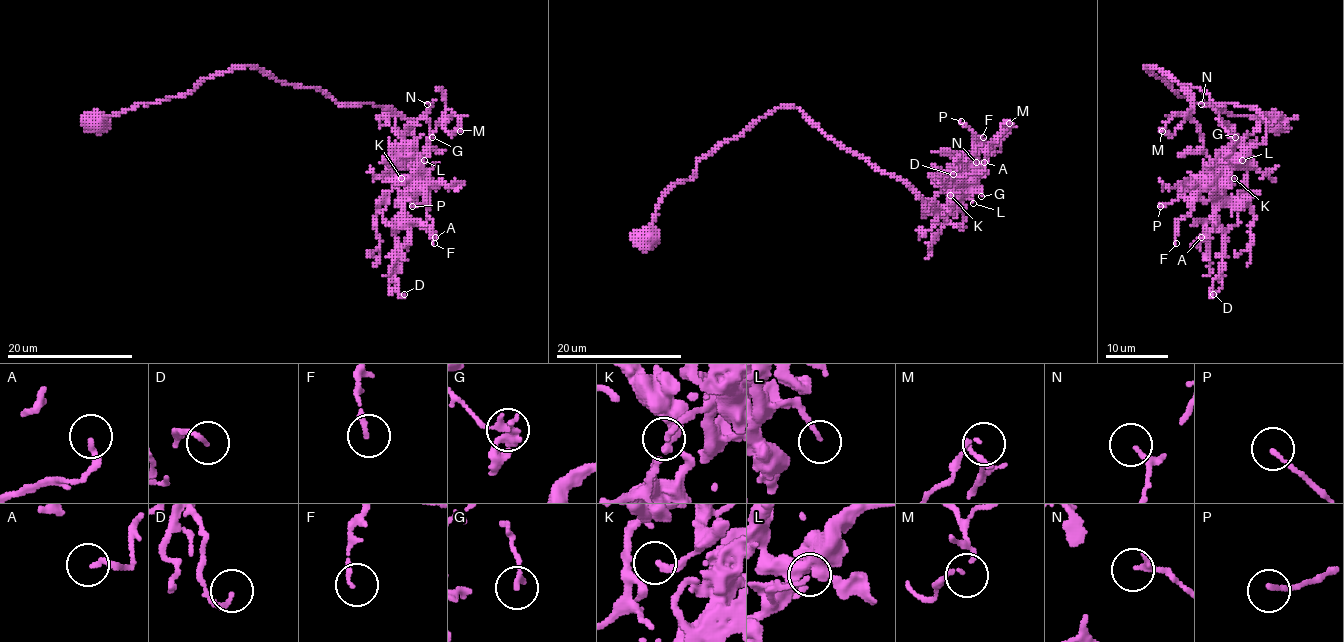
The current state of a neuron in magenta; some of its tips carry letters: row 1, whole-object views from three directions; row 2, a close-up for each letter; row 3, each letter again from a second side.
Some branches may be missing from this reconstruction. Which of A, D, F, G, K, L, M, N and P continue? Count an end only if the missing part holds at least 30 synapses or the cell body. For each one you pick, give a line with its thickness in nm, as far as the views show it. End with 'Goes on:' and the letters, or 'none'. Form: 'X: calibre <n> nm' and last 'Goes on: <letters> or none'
Goes on: none

